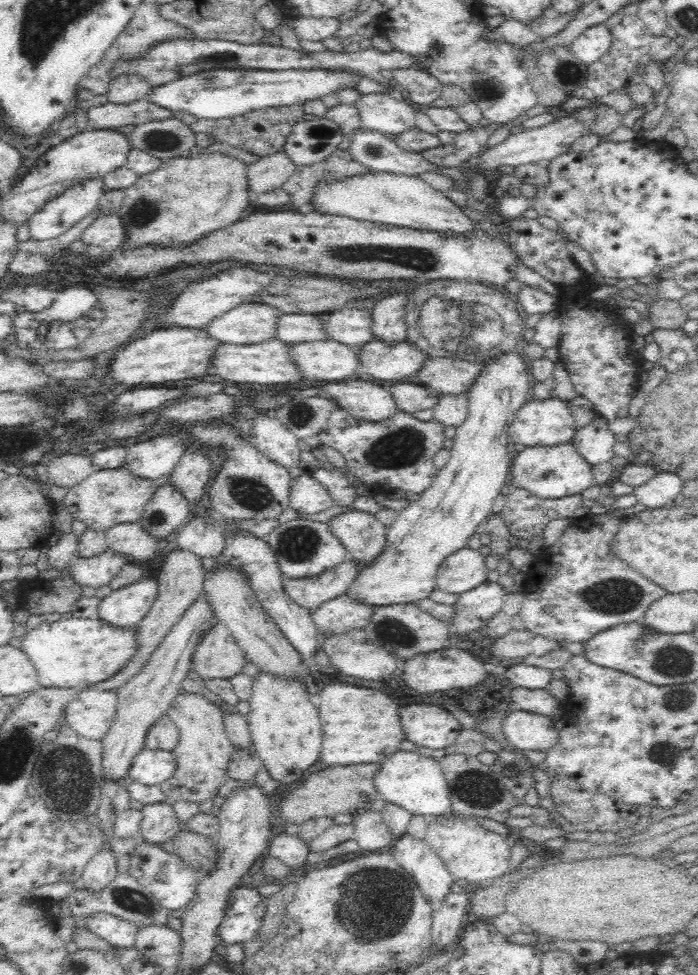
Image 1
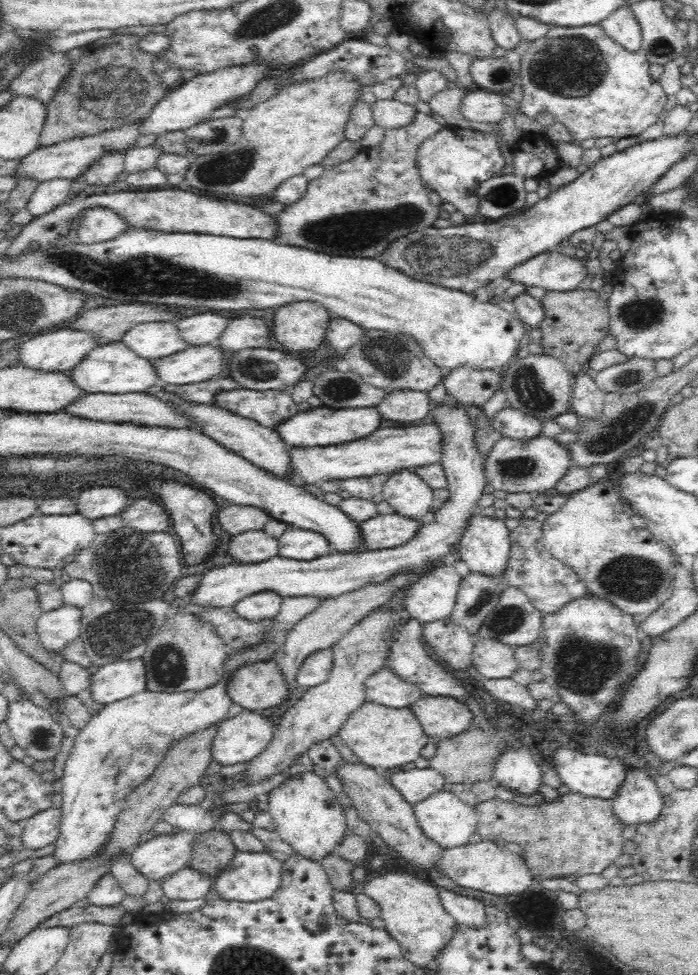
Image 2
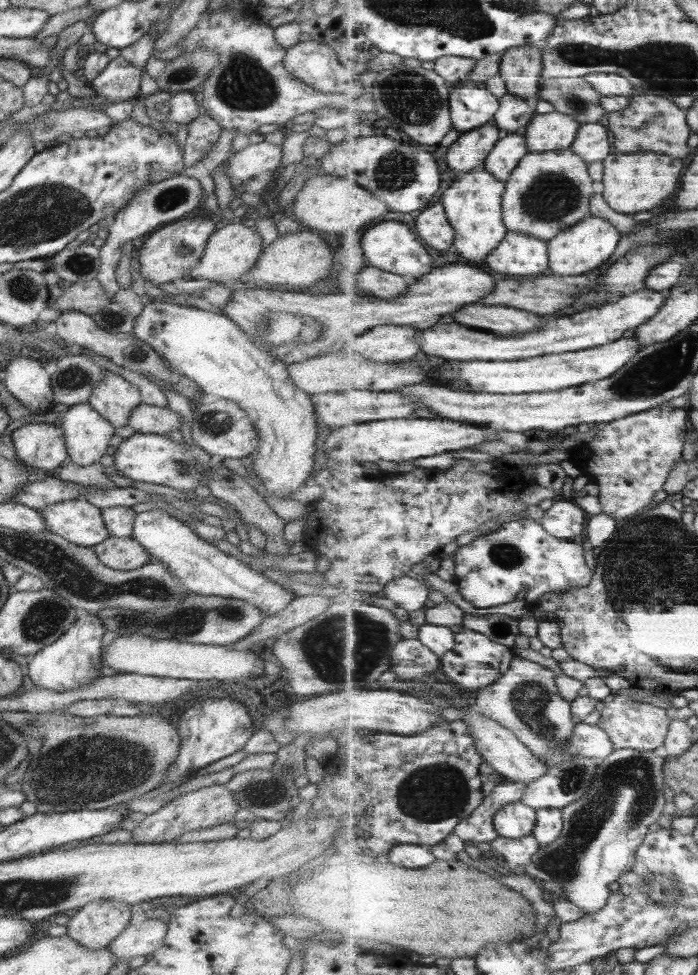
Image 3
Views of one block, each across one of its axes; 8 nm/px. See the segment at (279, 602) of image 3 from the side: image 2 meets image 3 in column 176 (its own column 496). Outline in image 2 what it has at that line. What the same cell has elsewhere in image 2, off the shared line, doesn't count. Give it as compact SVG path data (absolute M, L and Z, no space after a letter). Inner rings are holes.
M478 512L470 517L465 526L466 530L462 533L459 542L459 565L466 572L482 573L488 577L500 577L506 570L508 559L511 551L510 539L508 538L510 531L504 523L505 519L496 519L480 516Z

